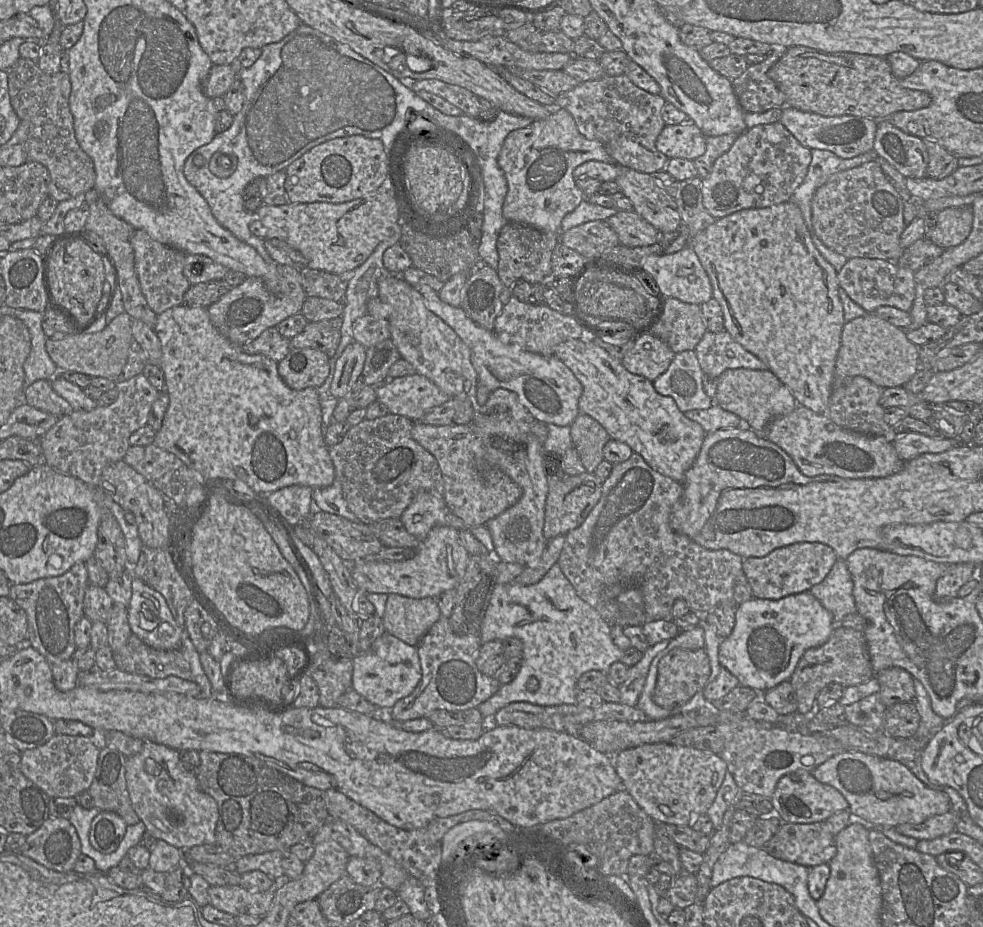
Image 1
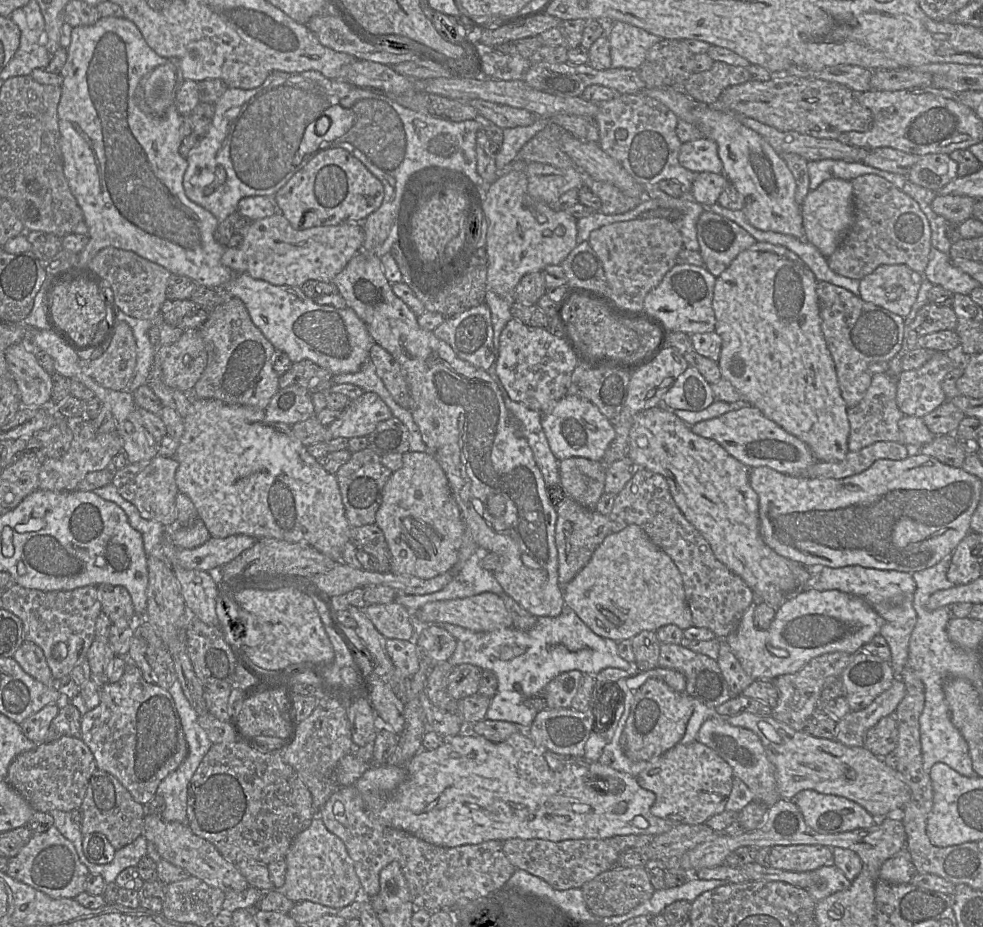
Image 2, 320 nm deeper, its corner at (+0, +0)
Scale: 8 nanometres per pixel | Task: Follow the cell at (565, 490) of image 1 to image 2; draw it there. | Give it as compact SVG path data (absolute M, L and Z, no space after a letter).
M566 496L556 505L557 522L555 542L558 552L559 583L562 588L588 564L596 548L611 534L609 516L588 509Z

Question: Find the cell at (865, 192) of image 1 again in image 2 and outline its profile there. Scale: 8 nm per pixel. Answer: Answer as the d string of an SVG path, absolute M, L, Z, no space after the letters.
M875 174L850 181L853 187L854 219L838 248L827 257L828 266L838 275L861 280L882 265L906 265L923 274L932 248L929 222L917 202Z

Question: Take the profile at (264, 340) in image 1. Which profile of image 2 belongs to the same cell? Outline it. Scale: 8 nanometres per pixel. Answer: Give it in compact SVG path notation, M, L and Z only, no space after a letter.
M230 298L216 306L199 330L206 347L207 365L189 394L197 399L219 400L229 405L242 405L265 411L279 390L280 376L272 365L275 348L255 326L243 301L239 298Z

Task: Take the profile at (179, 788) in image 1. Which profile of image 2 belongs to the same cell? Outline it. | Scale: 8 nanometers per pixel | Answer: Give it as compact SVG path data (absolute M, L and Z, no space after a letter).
M161 815L144 816L143 836L153 843L162 859L186 870L211 887L225 892L240 892L249 887L239 869L226 860L207 840L195 835L187 824L165 821Z

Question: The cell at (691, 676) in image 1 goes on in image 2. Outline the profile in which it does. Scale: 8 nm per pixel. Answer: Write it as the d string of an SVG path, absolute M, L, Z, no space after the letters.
M649 678L637 691L621 736L621 746L632 761L650 761L680 743L694 710L694 698L676 692L664 681Z

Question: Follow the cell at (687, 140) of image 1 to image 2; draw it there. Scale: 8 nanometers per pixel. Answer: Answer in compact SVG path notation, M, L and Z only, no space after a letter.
M705 137L682 143L678 160L682 167L695 173L723 173L717 144Z

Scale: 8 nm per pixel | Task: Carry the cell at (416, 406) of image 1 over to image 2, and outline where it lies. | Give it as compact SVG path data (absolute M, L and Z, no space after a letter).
M374 392L351 400L340 417L327 426L325 441L368 436L377 424L393 417L389 407Z

